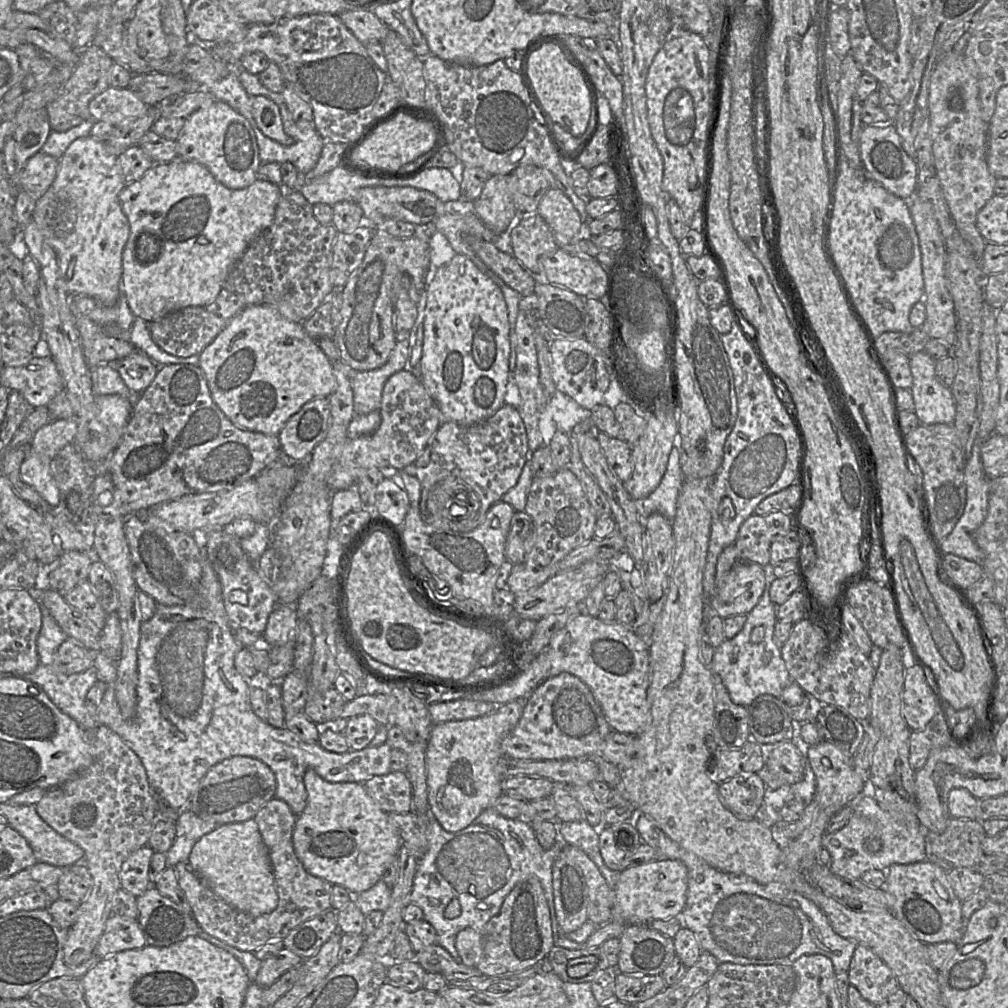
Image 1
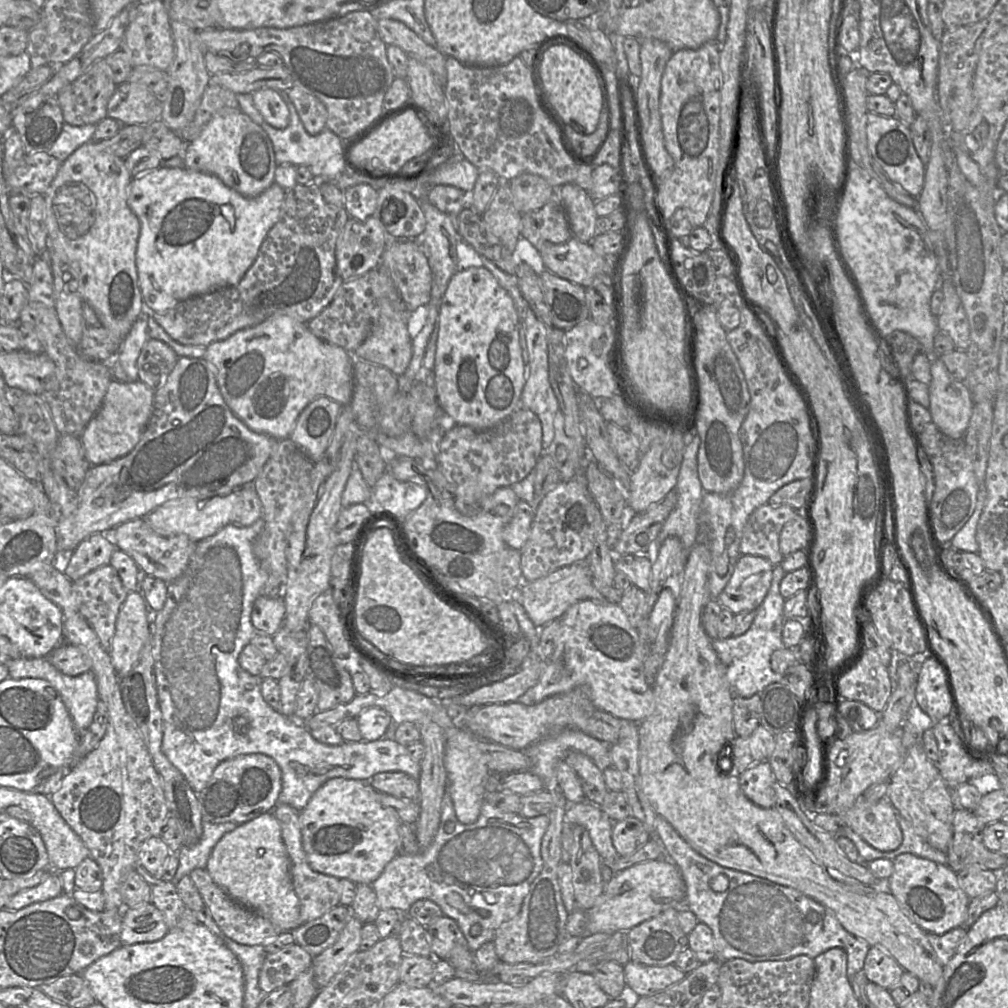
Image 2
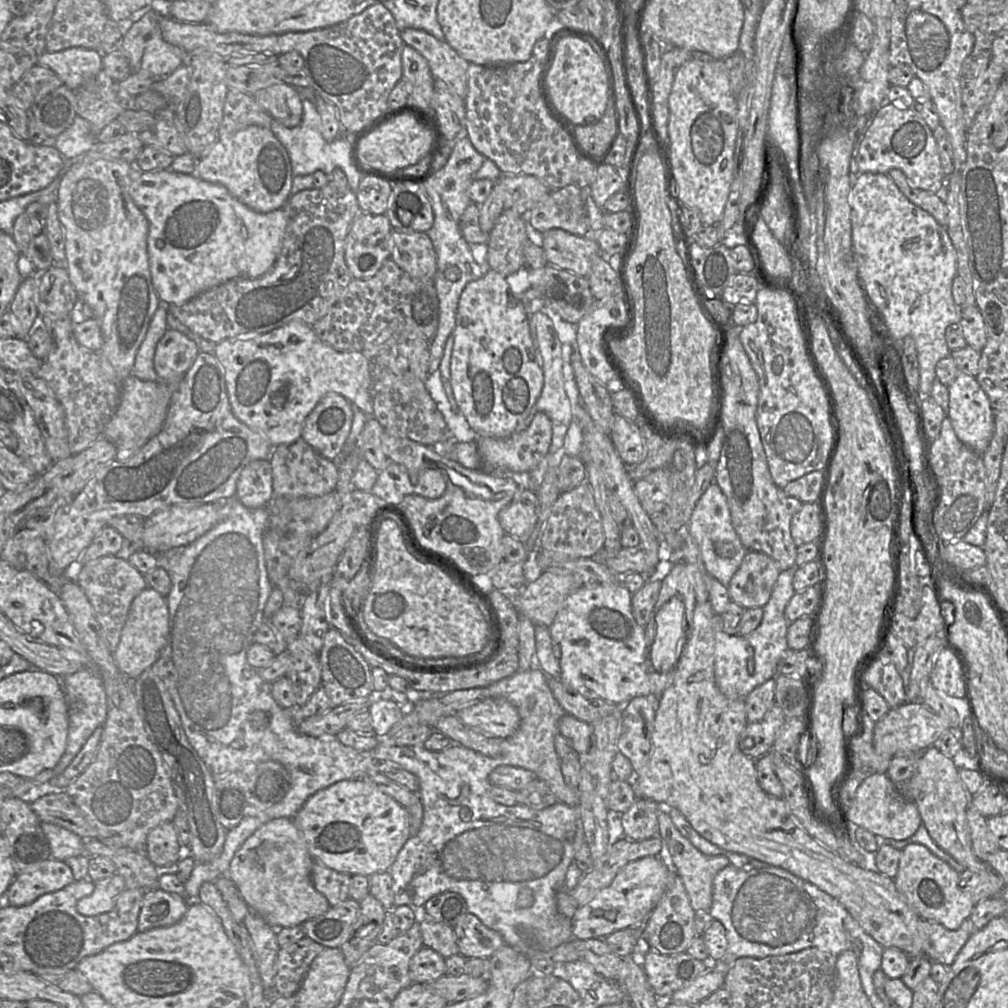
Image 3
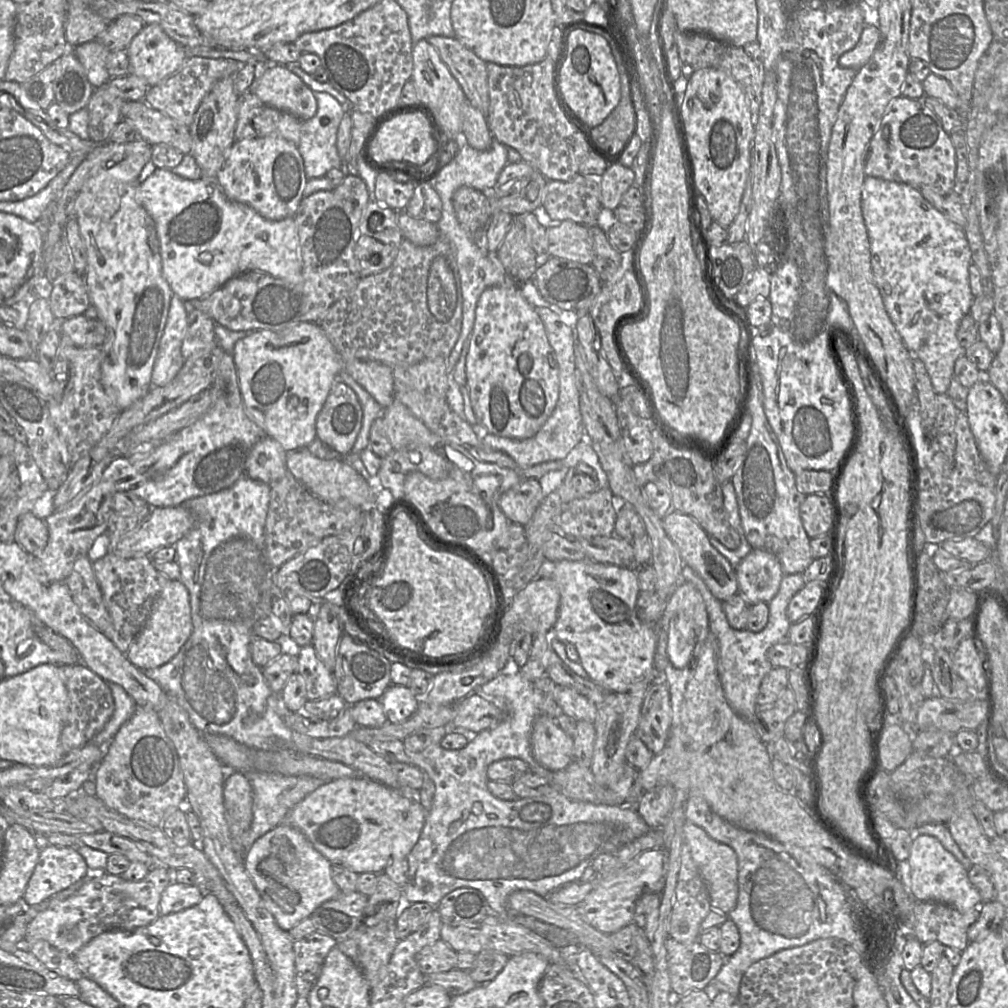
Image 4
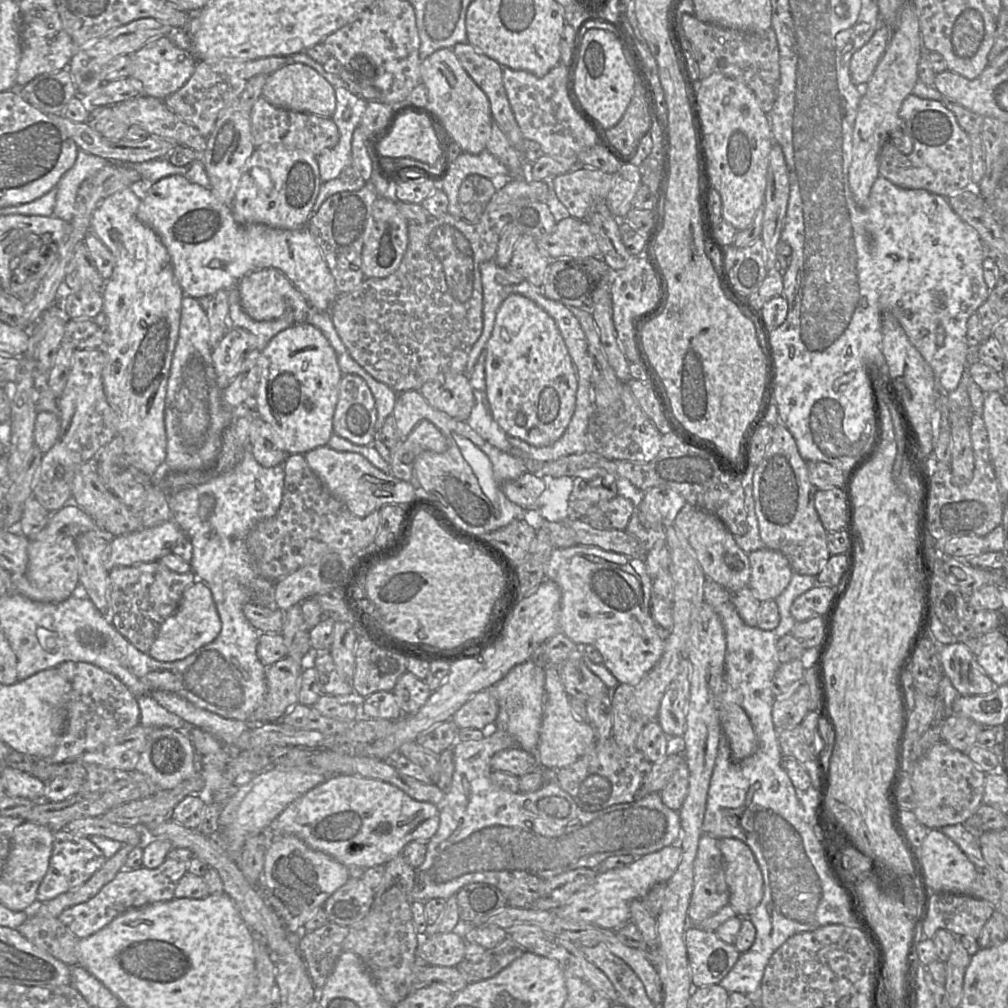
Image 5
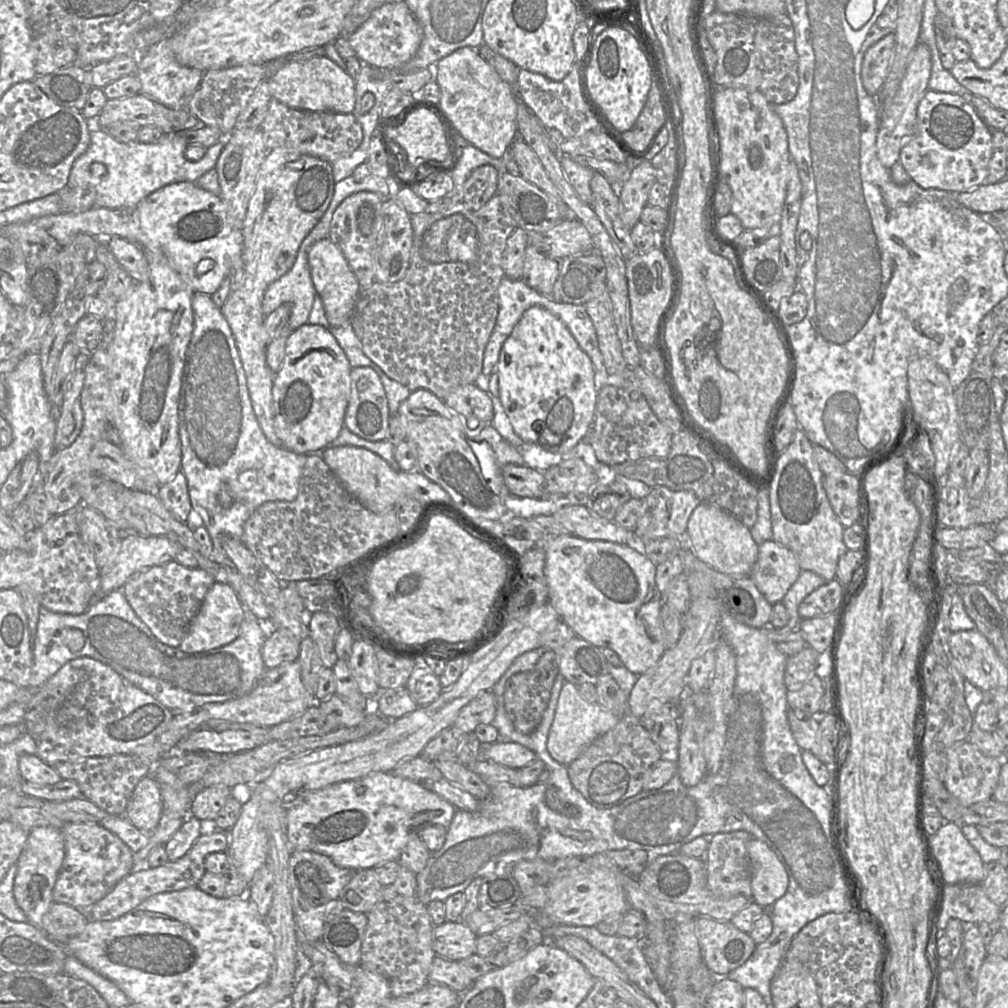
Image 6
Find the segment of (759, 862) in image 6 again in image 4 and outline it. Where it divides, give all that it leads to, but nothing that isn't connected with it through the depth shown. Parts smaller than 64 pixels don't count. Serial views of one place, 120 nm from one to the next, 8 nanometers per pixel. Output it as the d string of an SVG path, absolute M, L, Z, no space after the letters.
M686 822L683 826L684 843L688 845L690 854L698 866L698 869L708 887L711 907L714 910L729 913L735 908L738 899L738 860L735 851L728 845L717 842L711 838L702 828Z

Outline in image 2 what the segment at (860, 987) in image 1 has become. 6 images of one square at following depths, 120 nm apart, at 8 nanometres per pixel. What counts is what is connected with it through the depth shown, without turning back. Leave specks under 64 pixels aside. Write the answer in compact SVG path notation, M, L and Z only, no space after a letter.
M875 945L869 949L862 971L870 983L888 991L896 987L904 973L904 969L893 956Z

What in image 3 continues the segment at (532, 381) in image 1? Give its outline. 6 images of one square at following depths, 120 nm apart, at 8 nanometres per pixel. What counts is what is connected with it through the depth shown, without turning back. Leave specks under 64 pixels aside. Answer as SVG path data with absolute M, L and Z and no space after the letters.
M537 311L529 318L532 322L532 335L542 358L544 383L541 394L530 414L542 412L546 414L552 423L552 440L548 454L555 453L563 446L567 430L574 420L570 400L564 388L562 343L559 339L554 323L546 312Z

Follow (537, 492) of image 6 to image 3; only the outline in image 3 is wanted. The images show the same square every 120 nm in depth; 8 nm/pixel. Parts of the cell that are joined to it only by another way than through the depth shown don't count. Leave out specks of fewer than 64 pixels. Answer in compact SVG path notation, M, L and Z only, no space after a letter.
M527 488L519 489L513 500L498 514L498 520L504 532L523 543L531 535L537 517L537 495Z

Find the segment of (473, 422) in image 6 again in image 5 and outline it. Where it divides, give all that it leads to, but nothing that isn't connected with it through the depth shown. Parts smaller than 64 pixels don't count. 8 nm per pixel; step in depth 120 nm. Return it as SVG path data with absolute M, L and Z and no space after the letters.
M464 373L440 375L418 391L432 407L461 421L468 419L476 404L475 390Z

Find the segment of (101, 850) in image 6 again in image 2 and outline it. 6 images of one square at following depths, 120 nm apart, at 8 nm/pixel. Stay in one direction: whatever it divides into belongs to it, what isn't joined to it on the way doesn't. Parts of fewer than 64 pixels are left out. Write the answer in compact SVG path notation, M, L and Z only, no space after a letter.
M52 870L48 877L38 885L16 893L6 903L5 910L20 910L30 904L52 899L62 893L59 872Z

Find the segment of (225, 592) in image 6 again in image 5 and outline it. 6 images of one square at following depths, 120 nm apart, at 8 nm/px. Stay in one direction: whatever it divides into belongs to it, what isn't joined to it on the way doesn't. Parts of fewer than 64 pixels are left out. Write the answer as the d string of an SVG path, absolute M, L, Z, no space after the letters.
M196 580L184 591L176 612L161 625L147 653L163 662L186 658L199 648L213 642L218 637L221 627L221 619L211 589L201 580Z

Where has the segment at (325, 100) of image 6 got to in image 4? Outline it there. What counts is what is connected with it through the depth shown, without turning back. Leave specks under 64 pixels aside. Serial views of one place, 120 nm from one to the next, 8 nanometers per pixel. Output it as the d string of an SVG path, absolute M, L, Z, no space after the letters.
M284 65L270 66L258 80L255 94L263 103L302 121L317 111L315 93Z

